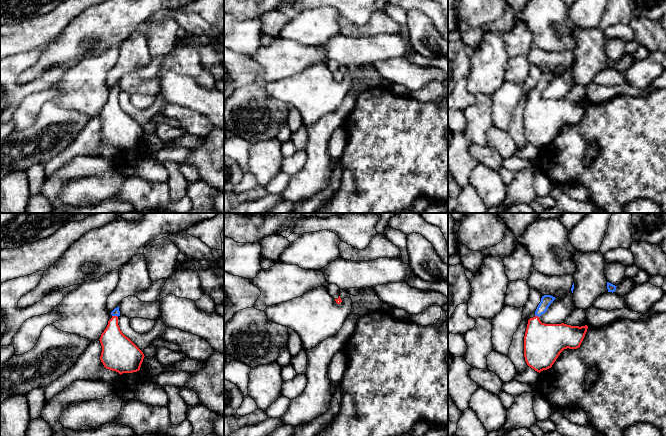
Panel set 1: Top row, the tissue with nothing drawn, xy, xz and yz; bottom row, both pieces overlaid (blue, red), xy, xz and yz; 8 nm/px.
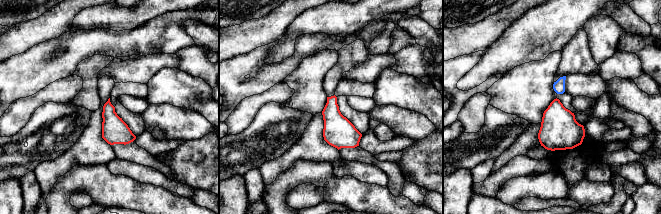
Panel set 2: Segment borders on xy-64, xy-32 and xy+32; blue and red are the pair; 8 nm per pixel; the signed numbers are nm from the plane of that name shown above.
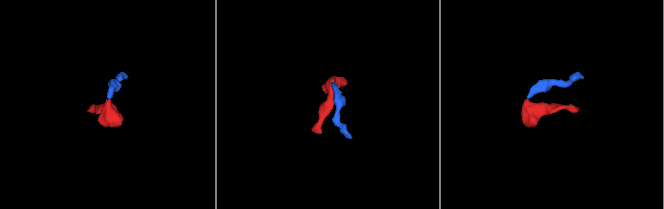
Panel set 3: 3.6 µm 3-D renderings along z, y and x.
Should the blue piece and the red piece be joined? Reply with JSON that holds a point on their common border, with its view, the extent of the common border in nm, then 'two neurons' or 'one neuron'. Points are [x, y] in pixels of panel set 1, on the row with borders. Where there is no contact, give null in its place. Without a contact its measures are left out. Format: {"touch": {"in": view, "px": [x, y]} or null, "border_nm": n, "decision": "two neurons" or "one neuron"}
{"touch": {"in": "xy", "px": [115, 315]}, "border_nm": 50, "decision": "one neuron"}

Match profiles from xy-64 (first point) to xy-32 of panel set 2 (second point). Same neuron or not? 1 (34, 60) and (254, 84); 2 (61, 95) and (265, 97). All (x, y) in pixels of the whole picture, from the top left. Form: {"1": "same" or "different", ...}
{"1": "same", "2": "same"}

